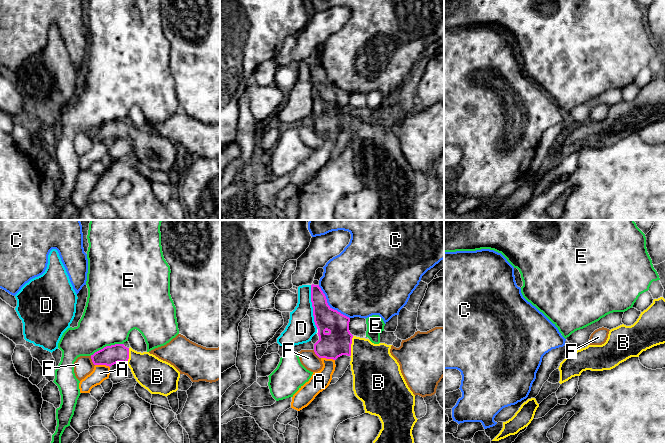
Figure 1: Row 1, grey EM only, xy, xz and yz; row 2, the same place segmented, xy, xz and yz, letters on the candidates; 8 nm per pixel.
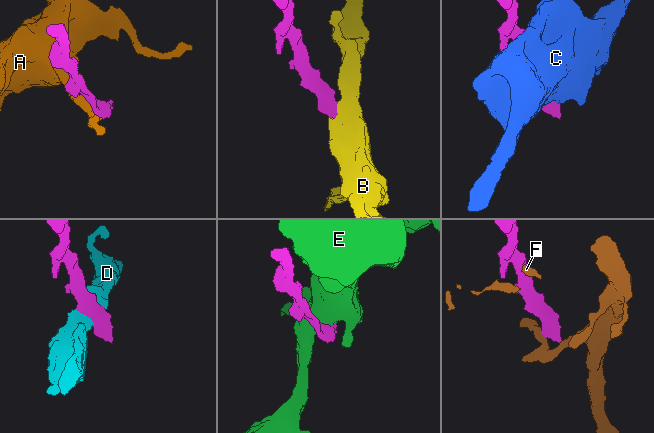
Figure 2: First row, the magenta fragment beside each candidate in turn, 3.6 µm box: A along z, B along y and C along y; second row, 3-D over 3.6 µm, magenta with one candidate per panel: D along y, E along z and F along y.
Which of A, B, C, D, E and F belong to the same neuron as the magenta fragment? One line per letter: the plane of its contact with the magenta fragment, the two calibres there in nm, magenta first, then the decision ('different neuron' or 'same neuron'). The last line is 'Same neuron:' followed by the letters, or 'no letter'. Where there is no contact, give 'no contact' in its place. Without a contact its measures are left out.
A: contact in xy; calibres 160 and 130 nm; different neuron
B: contact in xz; calibres 220 and 360 nm; same neuron
C: contact in xz; calibres 190 and 460 nm; different neuron
D: contact in xz; calibres 190 and 220 nm; different neuron
E: contact in xy; calibres 160 and 420 nm; different neuron
F: contact in xy; calibres 160 and 160 nm; different neuron
Same neuron: B

